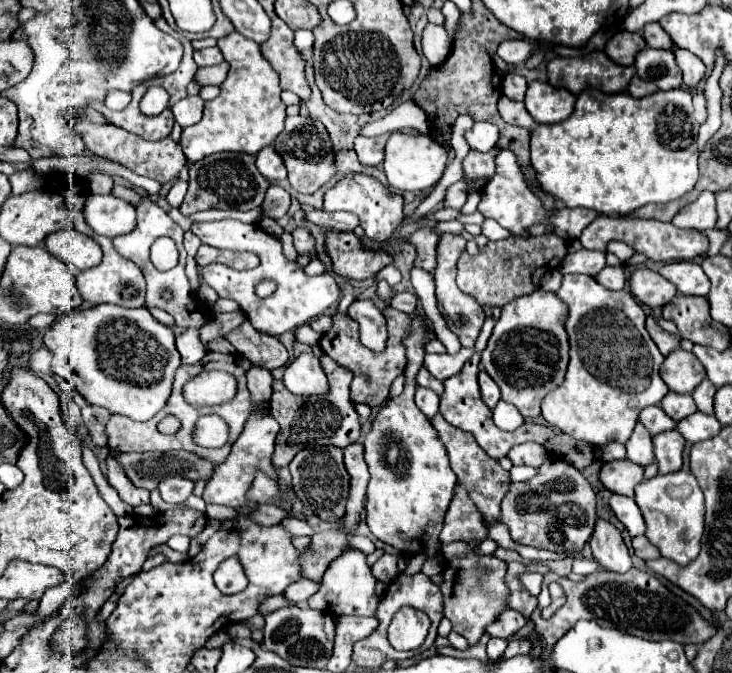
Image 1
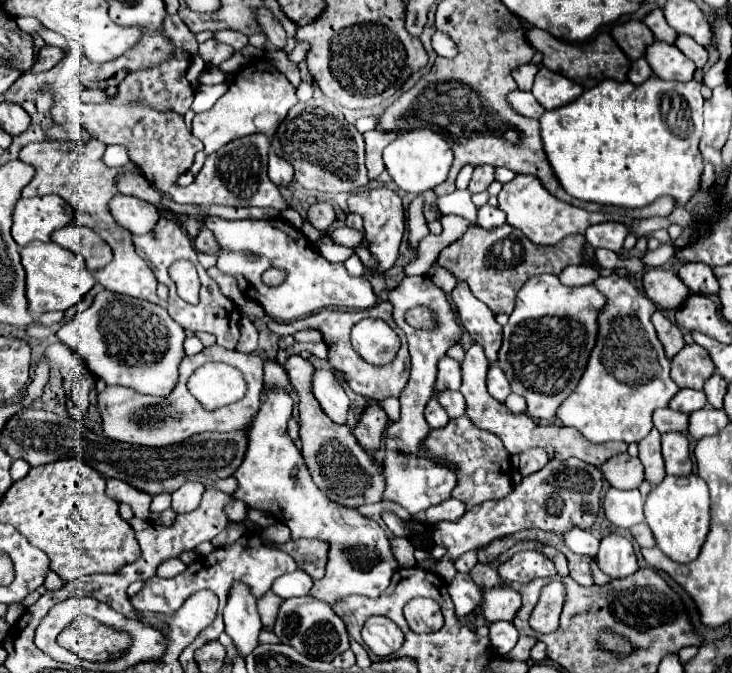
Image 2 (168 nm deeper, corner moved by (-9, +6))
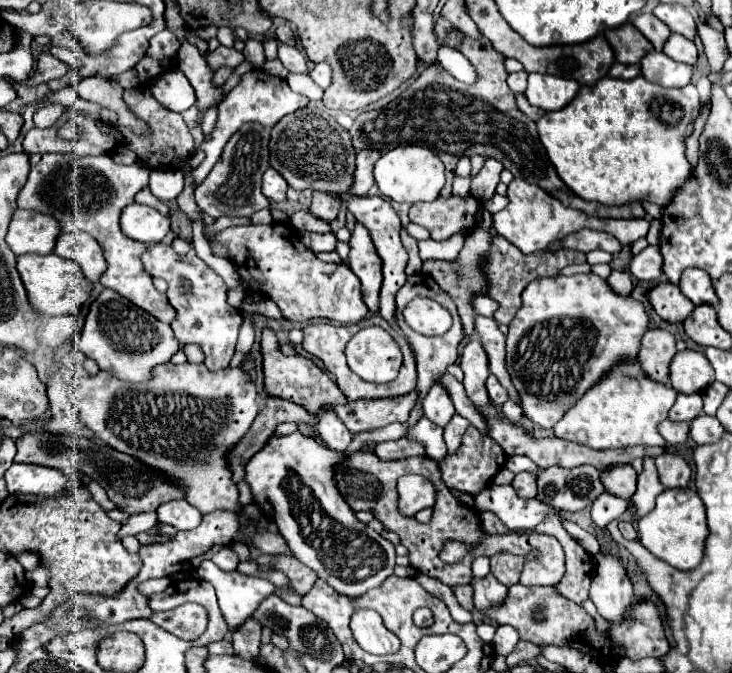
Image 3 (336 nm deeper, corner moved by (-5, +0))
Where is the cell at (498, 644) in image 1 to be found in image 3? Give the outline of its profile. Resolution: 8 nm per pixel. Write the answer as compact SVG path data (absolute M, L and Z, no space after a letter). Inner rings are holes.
M498 626L492 644L494 644L494 650L498 654L506 656L506 654L510 654L514 650L518 640L520 640L520 636L518 636L518 632L512 626Z

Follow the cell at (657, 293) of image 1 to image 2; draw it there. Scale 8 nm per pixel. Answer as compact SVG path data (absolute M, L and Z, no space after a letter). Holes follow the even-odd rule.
M650 268L644 278L644 292L646 296L662 308L680 308L686 300L686 296L690 294L690 290L686 288L686 284L670 270L662 270L662 268Z

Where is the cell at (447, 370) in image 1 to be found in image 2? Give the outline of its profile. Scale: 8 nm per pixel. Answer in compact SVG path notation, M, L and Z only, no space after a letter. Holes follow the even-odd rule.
M444 356L440 362L438 362L438 380L436 380L436 390L444 390L444 388L450 388L450 390L458 390L460 388L460 362L456 362L454 358L450 356Z

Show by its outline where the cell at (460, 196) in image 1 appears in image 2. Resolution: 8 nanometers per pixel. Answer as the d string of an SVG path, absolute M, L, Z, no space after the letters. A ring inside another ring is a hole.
M476 166L474 174L472 174L472 180L468 184L468 190L472 194L484 192L492 182L494 182L494 168L492 166Z

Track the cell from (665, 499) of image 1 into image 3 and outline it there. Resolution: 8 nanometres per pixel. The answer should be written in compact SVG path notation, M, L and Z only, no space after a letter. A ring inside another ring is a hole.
M674 488L664 490L656 498L656 506L650 514L640 518L638 522L638 540L640 544L652 552L658 560L678 568L678 570L694 570L702 558L704 558L704 546L708 538L708 526L706 526L706 512L700 496L686 488Z

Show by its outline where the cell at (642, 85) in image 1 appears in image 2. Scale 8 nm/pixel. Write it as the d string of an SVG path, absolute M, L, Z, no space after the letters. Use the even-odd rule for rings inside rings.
M640 58L640 60L632 62L632 70L630 70L630 74L628 74L628 80L630 80L632 84L642 84L642 82L648 80L652 74L654 74L654 72L650 70L648 62L646 62L644 58Z

